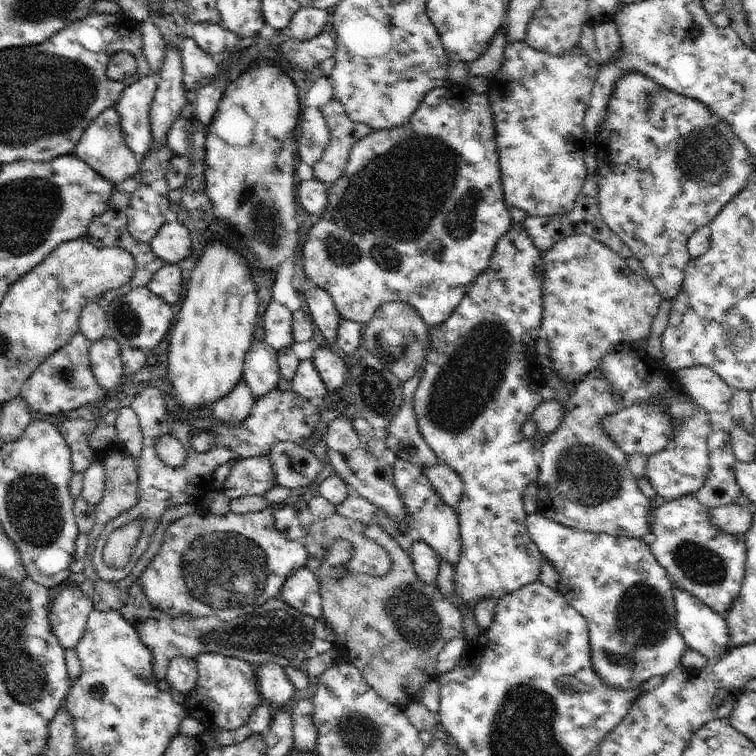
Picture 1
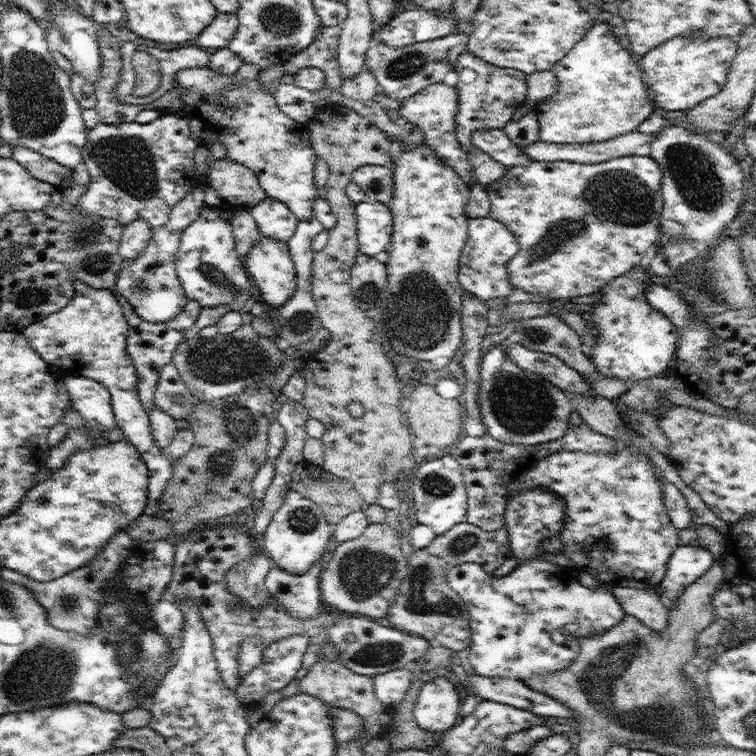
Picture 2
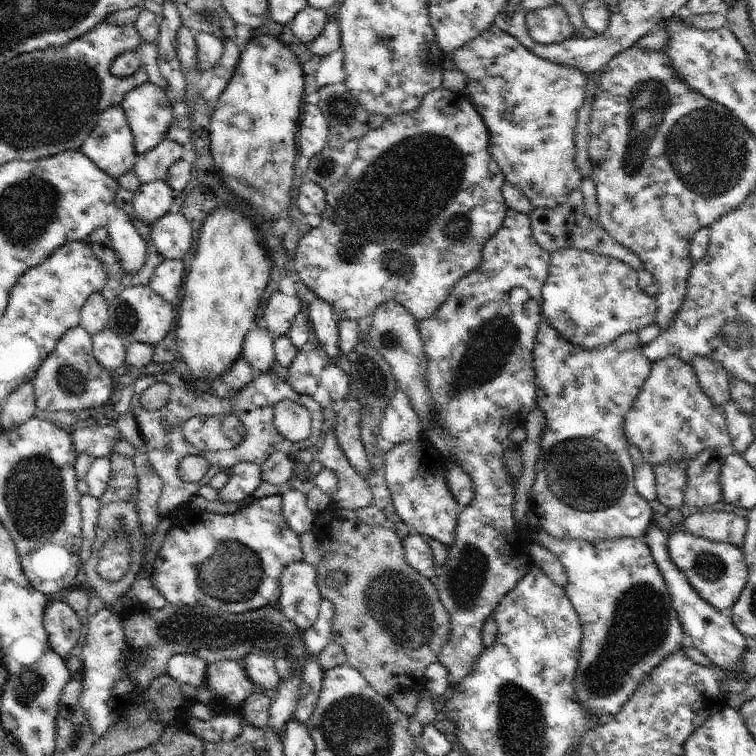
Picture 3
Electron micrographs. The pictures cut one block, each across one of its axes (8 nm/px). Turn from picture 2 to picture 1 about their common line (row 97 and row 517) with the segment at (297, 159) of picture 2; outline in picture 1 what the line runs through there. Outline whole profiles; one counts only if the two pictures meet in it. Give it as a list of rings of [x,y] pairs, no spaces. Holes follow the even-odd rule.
[[[199,508],[194,514],[172,522],[166,528],[157,555],[139,576],[140,588],[152,609],[162,610],[172,618],[215,617],[220,621],[232,621],[274,599],[281,592],[288,574],[293,569],[306,566],[307,557],[303,541],[288,541],[276,531],[272,508],[256,513],[226,515],[214,515],[206,508]]]

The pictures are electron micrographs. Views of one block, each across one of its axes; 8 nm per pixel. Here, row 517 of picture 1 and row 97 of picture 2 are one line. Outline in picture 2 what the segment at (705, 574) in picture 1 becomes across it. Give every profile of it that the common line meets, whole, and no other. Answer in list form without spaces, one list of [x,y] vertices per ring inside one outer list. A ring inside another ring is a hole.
[[[704,32],[678,36],[658,44],[651,52],[639,58],[642,74],[650,89],[651,101],[656,108],[671,115],[692,109],[702,101],[720,93],[736,57],[737,40],[728,37],[708,38]]]

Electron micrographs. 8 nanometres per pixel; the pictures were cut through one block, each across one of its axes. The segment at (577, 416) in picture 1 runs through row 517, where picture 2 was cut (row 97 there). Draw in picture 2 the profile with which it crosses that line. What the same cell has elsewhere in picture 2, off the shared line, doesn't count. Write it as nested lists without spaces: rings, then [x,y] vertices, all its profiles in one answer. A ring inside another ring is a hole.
[[[595,21],[586,36],[574,45],[572,51],[551,67],[550,70],[557,81],[555,94],[540,101],[534,109],[538,116],[540,141],[556,144],[604,142],[637,131],[640,124],[653,114],[656,106],[651,101],[650,89],[642,74],[639,58],[628,49],[626,43],[621,44],[614,33],[606,21]]]

